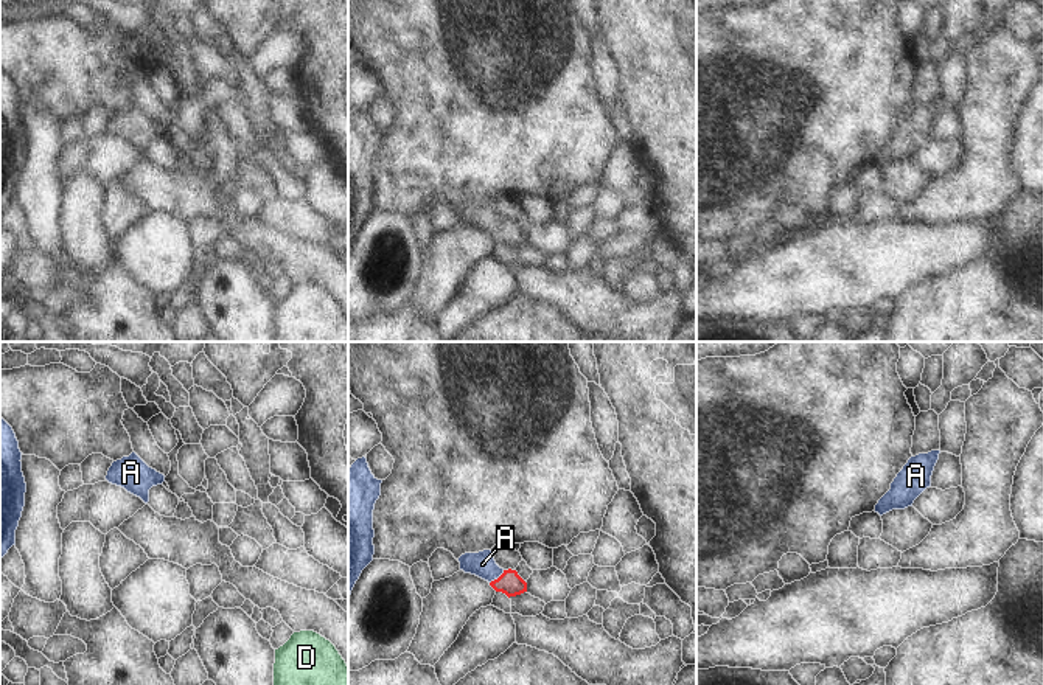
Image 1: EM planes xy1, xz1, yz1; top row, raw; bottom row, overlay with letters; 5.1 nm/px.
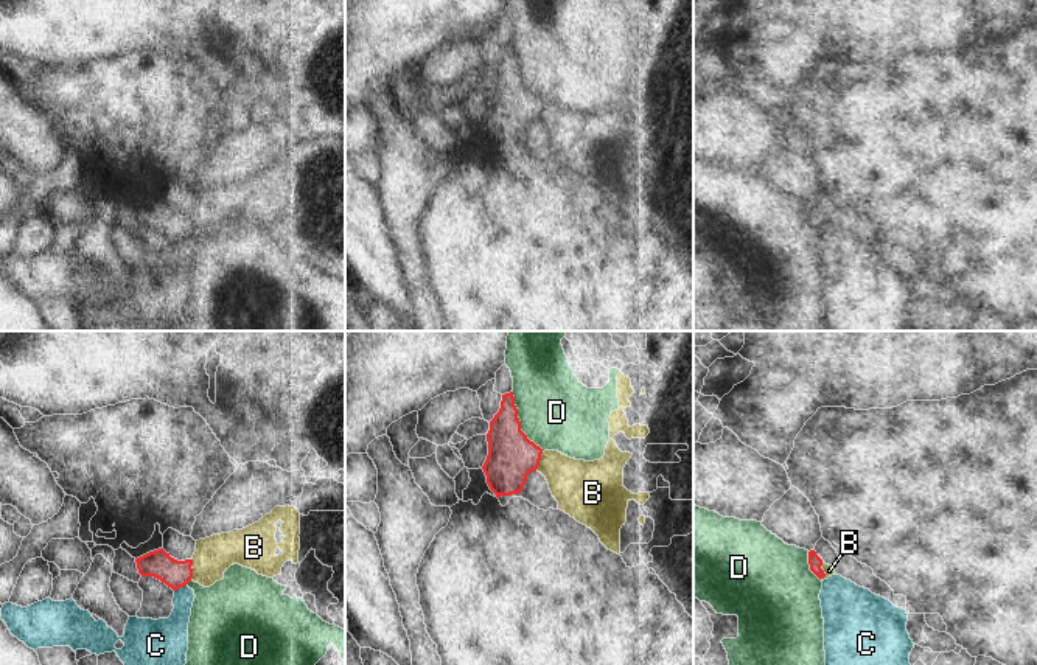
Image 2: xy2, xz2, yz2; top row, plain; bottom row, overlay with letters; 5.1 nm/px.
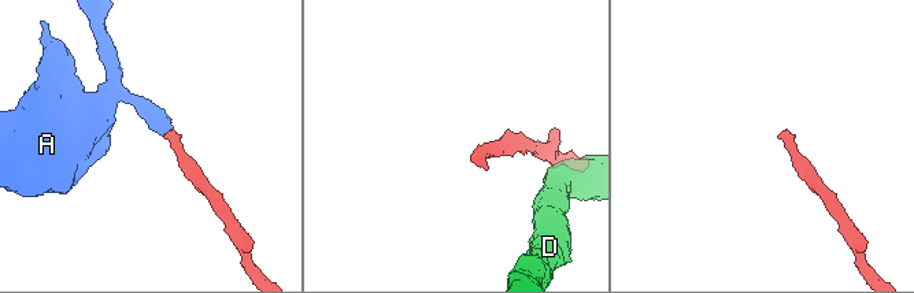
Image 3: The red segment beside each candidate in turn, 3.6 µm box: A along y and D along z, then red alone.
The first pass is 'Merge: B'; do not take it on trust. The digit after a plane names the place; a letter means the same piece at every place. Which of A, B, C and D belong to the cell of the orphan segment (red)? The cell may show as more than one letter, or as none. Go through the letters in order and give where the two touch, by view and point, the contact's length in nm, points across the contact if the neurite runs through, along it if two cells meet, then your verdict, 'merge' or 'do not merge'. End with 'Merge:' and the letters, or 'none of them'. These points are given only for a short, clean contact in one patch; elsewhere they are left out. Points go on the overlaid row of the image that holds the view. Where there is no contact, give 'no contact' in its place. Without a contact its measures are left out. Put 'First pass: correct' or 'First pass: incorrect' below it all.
A: contact xz1 (498, 578); length 100 nm; way xz1 (510, 583), (498, 578), (482, 564); merge
B: contact yz2 (820, 567); length 130 nm; border yz2 (817, 555), (821, 560), (823, 578); do not merge
C: contact xy2 (179, 588); length 70 nm; border xy2 (185, 584), (174, 591); do not merge
D: contact xz2 (520, 423); length 360 nm; do not merge
Merge: A
First pass: incorrect

